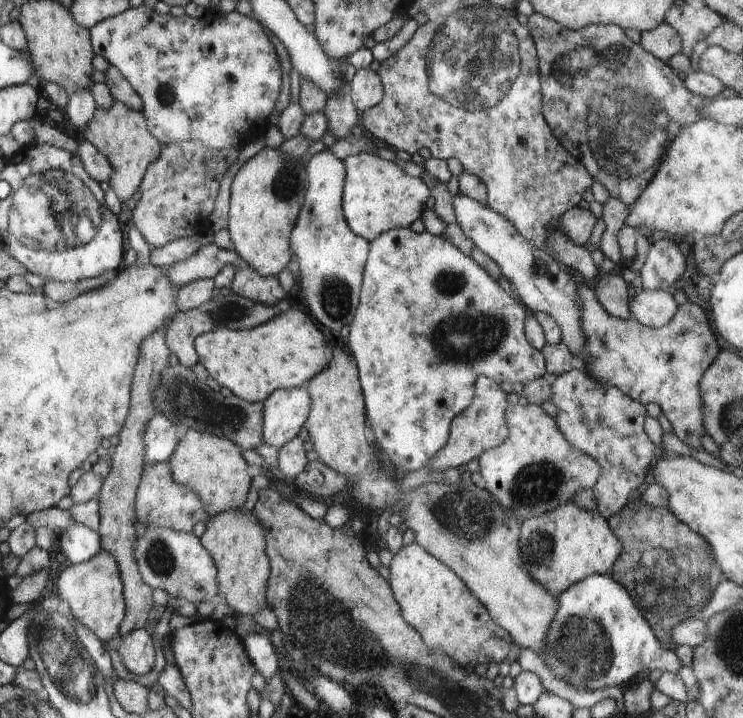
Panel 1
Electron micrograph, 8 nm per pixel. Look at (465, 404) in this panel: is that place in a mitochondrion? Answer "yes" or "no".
no

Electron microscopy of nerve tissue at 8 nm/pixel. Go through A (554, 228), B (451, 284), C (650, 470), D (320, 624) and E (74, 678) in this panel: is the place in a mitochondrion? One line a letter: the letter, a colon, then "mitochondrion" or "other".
A: other
B: mitochondrion
C: other
D: mitochondrion
E: mitochondrion

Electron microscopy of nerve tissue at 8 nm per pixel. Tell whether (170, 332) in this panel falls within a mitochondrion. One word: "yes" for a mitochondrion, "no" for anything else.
no

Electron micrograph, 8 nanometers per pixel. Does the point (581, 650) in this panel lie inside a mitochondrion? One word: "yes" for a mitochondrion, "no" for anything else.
yes

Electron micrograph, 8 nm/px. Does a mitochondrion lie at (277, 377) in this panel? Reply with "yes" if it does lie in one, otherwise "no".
no

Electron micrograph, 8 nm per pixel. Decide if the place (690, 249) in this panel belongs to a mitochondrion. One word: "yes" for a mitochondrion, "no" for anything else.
no

